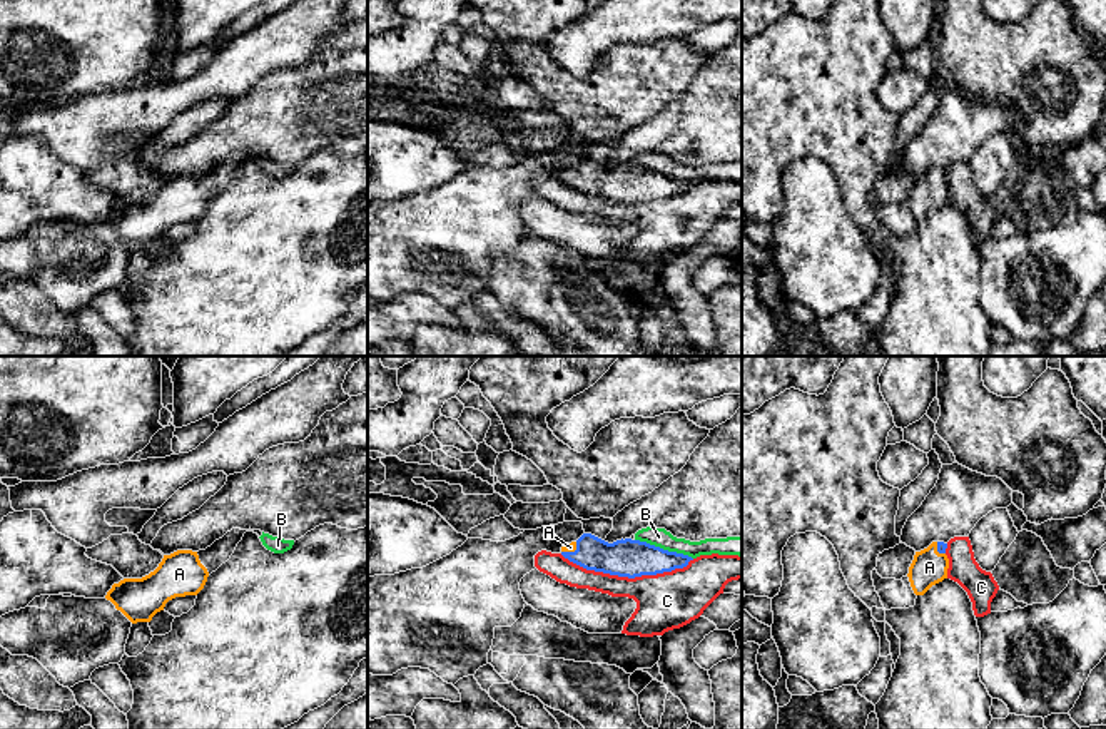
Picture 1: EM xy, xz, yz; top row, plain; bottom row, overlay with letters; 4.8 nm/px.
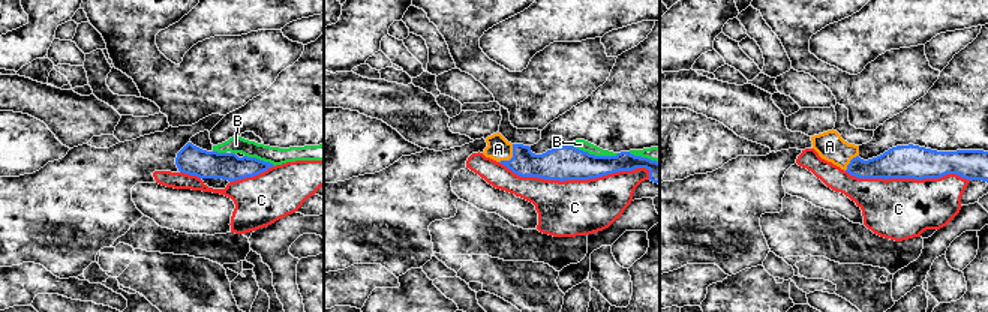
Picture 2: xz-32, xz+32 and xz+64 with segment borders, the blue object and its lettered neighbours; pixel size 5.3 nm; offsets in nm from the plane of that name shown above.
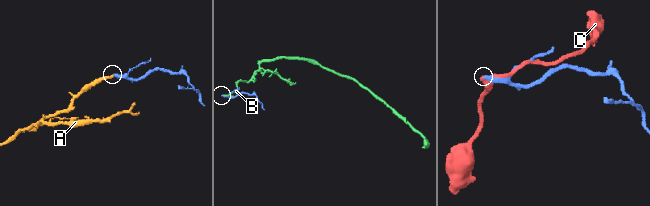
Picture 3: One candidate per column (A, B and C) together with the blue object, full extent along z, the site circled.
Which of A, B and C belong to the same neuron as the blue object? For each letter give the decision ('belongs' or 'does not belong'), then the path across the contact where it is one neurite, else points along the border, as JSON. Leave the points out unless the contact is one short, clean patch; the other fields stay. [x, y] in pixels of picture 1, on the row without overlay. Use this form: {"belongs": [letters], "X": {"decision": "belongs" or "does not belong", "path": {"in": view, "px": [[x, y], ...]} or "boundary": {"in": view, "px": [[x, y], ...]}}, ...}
{"belongs": ["A"], "A": {"decision": "belongs", "path": {"in": "xz", "px": [[624, 183], [572, 178], [570, 173]]}}, "B": {"decision": "does not belong"}, "C": {"decision": "does not belong"}}

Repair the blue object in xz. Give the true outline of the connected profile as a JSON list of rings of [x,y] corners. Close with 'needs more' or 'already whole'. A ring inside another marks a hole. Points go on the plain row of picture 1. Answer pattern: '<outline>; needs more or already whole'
[[[583,159],[576,167],[563,171],[561,181],[586,196],[628,204],[672,197],[693,186],[647,167],[621,164],[608,169],[591,159]]]; needs more

